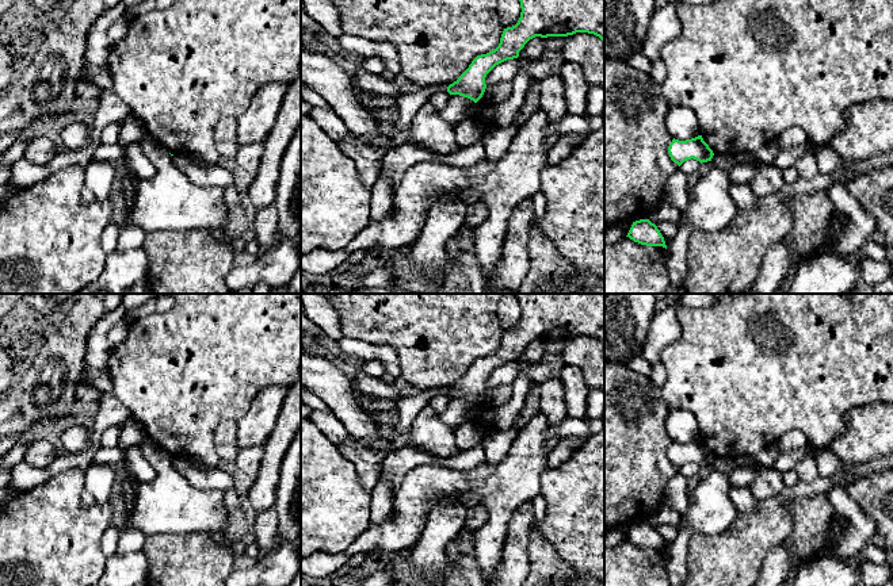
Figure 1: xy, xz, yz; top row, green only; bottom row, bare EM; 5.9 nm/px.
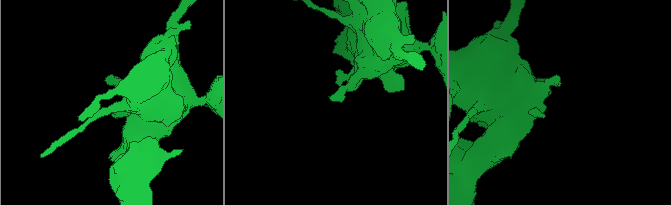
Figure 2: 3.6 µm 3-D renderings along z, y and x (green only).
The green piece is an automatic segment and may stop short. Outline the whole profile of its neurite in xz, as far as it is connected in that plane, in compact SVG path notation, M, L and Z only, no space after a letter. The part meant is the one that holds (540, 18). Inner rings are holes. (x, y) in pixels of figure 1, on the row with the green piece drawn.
M519 0L520 18L512 27L504 28L499 46L486 53L477 55L469 68L458 77L457 81L447 87L450 95L459 95L477 103L486 88L486 74L499 64L519 57L524 45L535 38L568 37L576 32L588 32L599 37L604 45L604 0Z

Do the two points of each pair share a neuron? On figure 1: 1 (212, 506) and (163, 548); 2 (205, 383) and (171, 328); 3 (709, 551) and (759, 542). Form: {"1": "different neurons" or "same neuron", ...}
{"1": "different neurons", "2": "same neuron", "3": "same neuron"}

